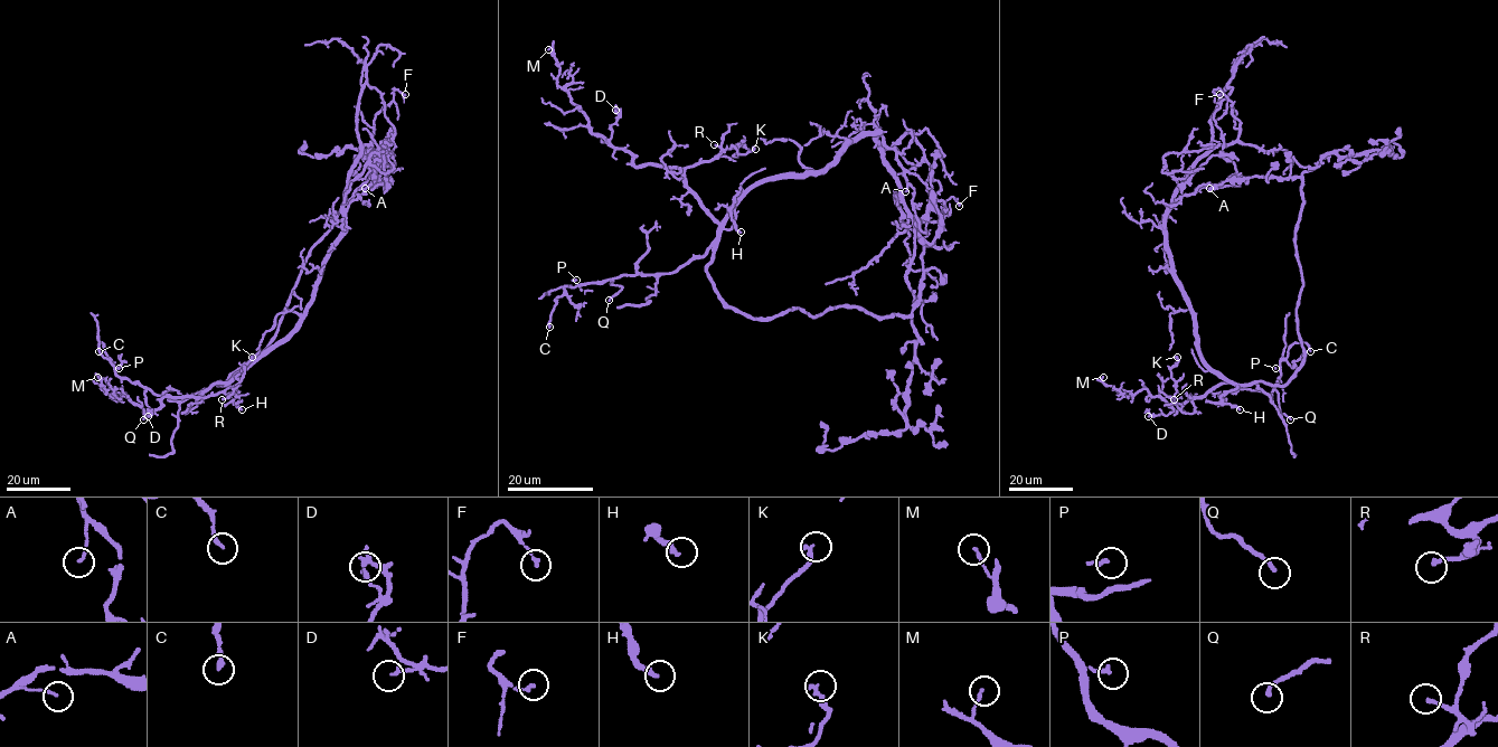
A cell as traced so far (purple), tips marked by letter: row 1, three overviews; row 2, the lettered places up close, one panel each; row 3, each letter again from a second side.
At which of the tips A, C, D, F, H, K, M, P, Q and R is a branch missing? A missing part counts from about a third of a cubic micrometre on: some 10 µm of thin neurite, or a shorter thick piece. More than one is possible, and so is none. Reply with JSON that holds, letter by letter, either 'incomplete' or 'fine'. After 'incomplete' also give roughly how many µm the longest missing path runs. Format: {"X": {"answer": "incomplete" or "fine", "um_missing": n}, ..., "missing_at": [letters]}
{"A": {"answer": "fine"}, "C": {"answer": "fine"}, "D": {"answer": "fine"}, "F": {"answer": "fine"}, "H": {"answer": "fine"}, "K": {"answer": "fine"}, "M": {"answer": "fine"}, "P": {"answer": "fine"}, "Q": {"answer": "fine"}, "R": {"answer": "fine"}, "missing_at": []}

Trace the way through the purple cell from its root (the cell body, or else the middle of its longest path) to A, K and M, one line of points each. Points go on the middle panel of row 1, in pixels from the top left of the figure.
A: (714, 244), (718, 225), (753, 187), (770, 179), (820, 173), (858, 135), (877, 133), (896, 152), (905, 191)
K: (714, 244), (718, 223), (687, 185), (685, 170), (709, 161), (744, 140), (747, 149), (755, 149)
M: (714, 244), (718, 223), (684, 173), (636, 166), (628, 152), (596, 136), (557, 85), (559, 66), (548, 49)

